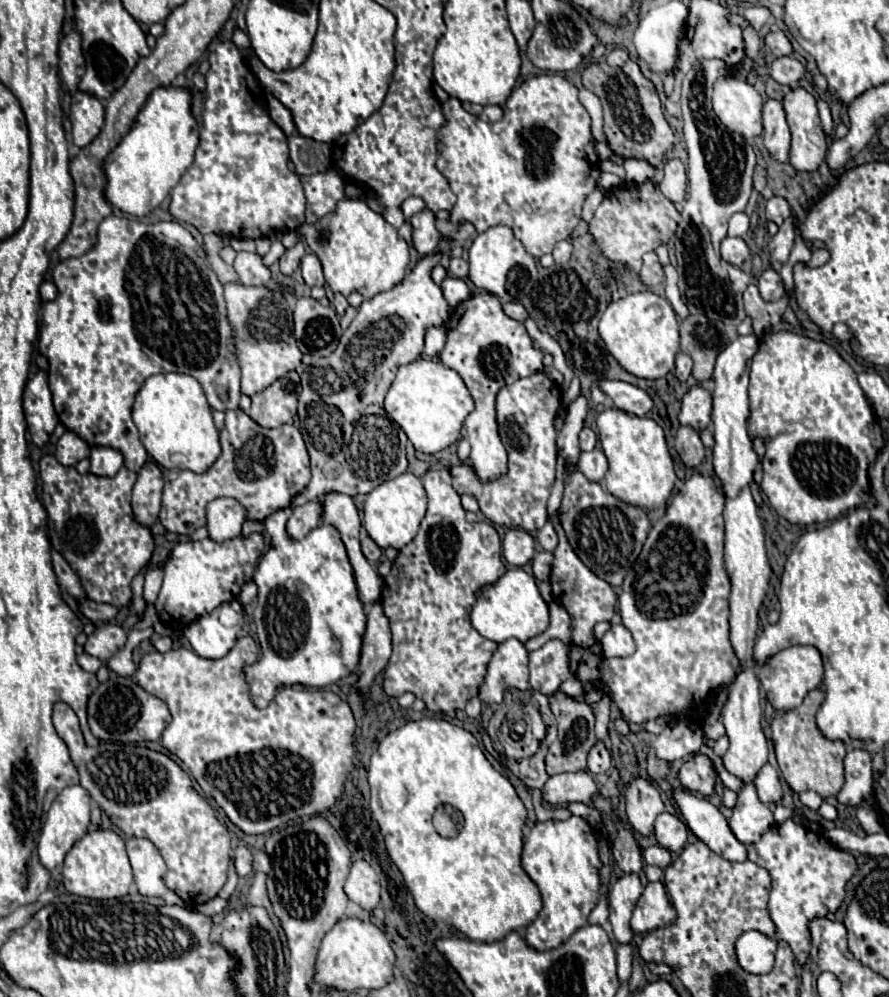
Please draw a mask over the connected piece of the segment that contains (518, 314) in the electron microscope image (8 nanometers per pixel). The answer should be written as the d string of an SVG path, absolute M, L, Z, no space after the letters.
M508 302L508 304L504 304L504 312L506 312L510 318L518 320L518 322L524 322L524 320L530 318L528 310L526 310L522 304L518 304L518 302Z

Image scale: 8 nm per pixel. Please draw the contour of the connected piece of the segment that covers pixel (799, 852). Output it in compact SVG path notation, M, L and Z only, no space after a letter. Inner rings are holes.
M794 820L774 824L756 844L746 846L748 860L766 868L772 878L768 912L776 924L776 938L790 944L800 966L806 964L812 948L810 922L836 912L846 898L846 884L856 874L858 864L850 852L844 852L818 832L808 830Z

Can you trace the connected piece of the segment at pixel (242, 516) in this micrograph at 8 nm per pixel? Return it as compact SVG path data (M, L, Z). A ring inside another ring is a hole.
M218 498L208 504L208 532L214 542L242 536L242 524L246 520L248 510L234 498Z

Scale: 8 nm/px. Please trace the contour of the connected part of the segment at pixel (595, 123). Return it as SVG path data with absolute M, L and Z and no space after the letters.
M582 88L580 90L580 102L582 106L588 110L588 114L592 116L592 136L596 142L606 142L606 136L602 132L602 106L600 100L594 92Z

